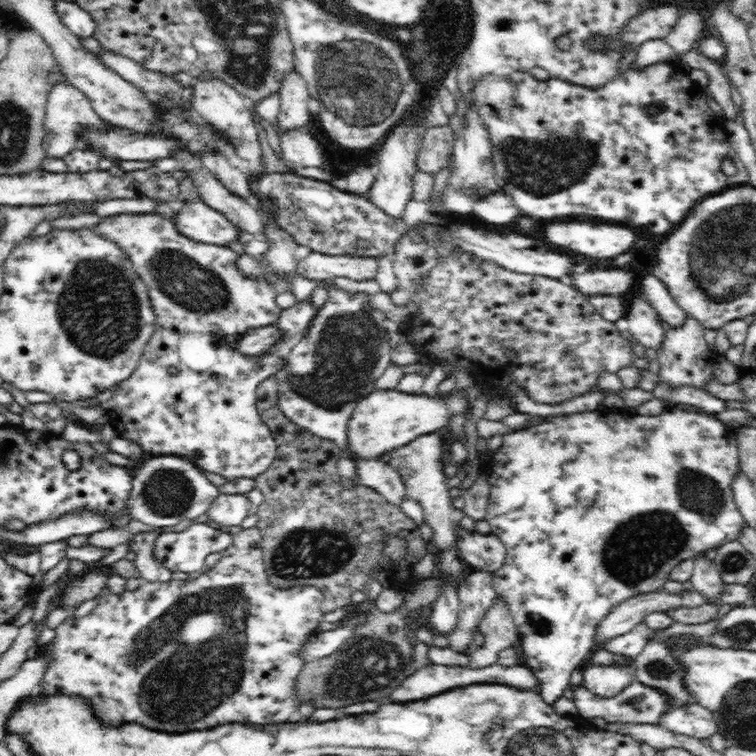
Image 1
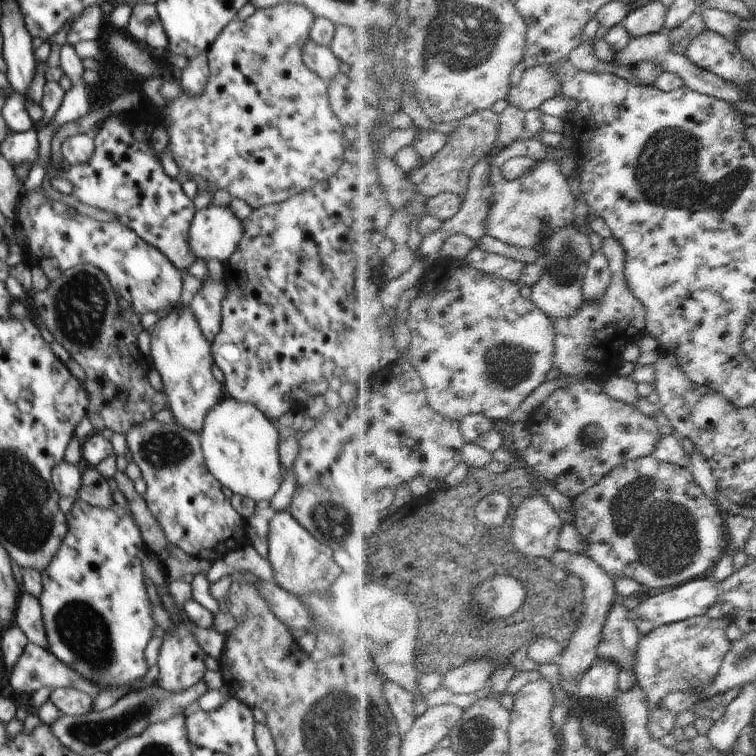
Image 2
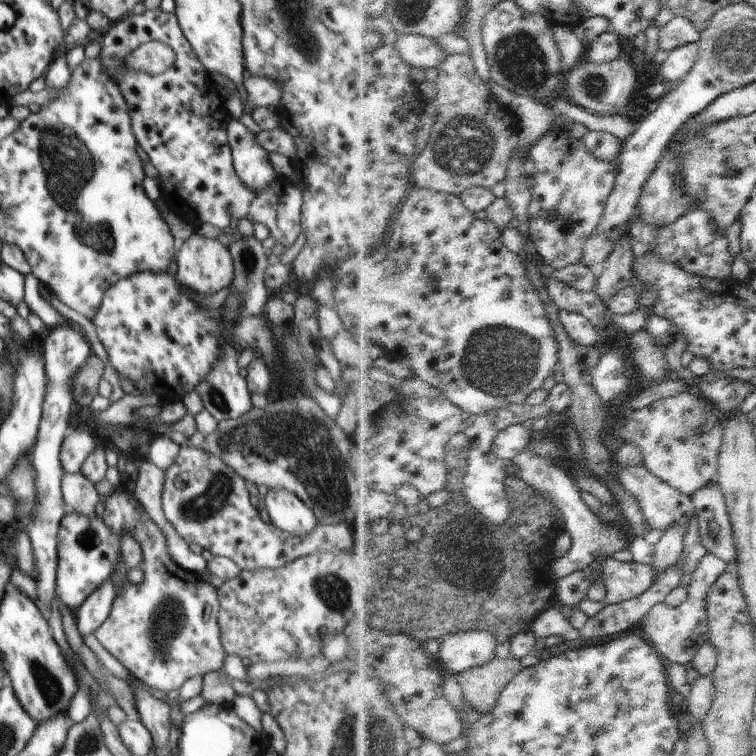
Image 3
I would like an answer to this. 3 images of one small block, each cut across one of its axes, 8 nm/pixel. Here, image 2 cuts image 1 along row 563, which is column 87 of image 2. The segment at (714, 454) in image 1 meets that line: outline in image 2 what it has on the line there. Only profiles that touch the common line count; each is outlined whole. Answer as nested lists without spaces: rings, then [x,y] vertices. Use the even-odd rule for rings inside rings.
[[[76,498],[75,504],[72,506],[70,512],[65,515],[65,518],[67,521],[68,533],[64,536],[63,542],[60,544],[56,554],[53,555],[52,561],[48,564],[48,567],[41,572],[42,593],[39,597],[39,604],[41,605],[41,614],[43,617],[49,652],[52,652],[52,655],[55,658],[58,658],[63,664],[76,670],[76,672],[85,680],[95,683],[95,686],[99,687],[100,691],[126,688],[128,684],[132,686],[132,691],[130,692],[142,691],[144,688],[148,688],[140,684],[140,680],[145,680],[144,678],[149,670],[146,658],[147,646],[153,639],[153,630],[157,626],[152,619],[153,607],[150,598],[148,598],[146,582],[144,582],[145,576],[142,562],[144,562],[146,556],[151,555],[154,558],[156,557],[150,553],[146,546],[131,510],[119,506],[117,503],[113,503],[107,508],[99,508],[89,506],[86,502]]]

